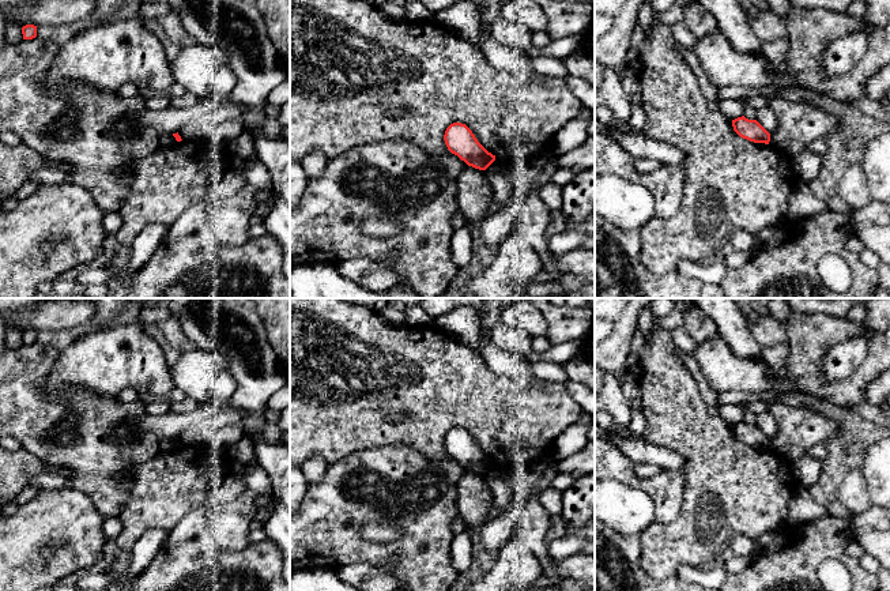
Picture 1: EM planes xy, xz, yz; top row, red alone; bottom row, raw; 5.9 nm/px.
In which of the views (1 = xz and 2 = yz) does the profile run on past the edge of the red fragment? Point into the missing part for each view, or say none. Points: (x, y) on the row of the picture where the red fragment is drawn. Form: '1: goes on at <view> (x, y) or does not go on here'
1: does not go on here
2: does not go on here

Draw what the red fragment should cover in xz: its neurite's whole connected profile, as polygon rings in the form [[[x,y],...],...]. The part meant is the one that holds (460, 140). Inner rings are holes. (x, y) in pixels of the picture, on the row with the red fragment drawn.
[[[461,123],[450,124],[444,135],[448,150],[464,161],[468,166],[486,170],[495,155],[489,153],[475,138],[472,131]]]

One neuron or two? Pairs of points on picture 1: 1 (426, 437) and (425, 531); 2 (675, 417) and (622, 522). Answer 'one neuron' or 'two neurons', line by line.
1: two neurons
2: two neurons

